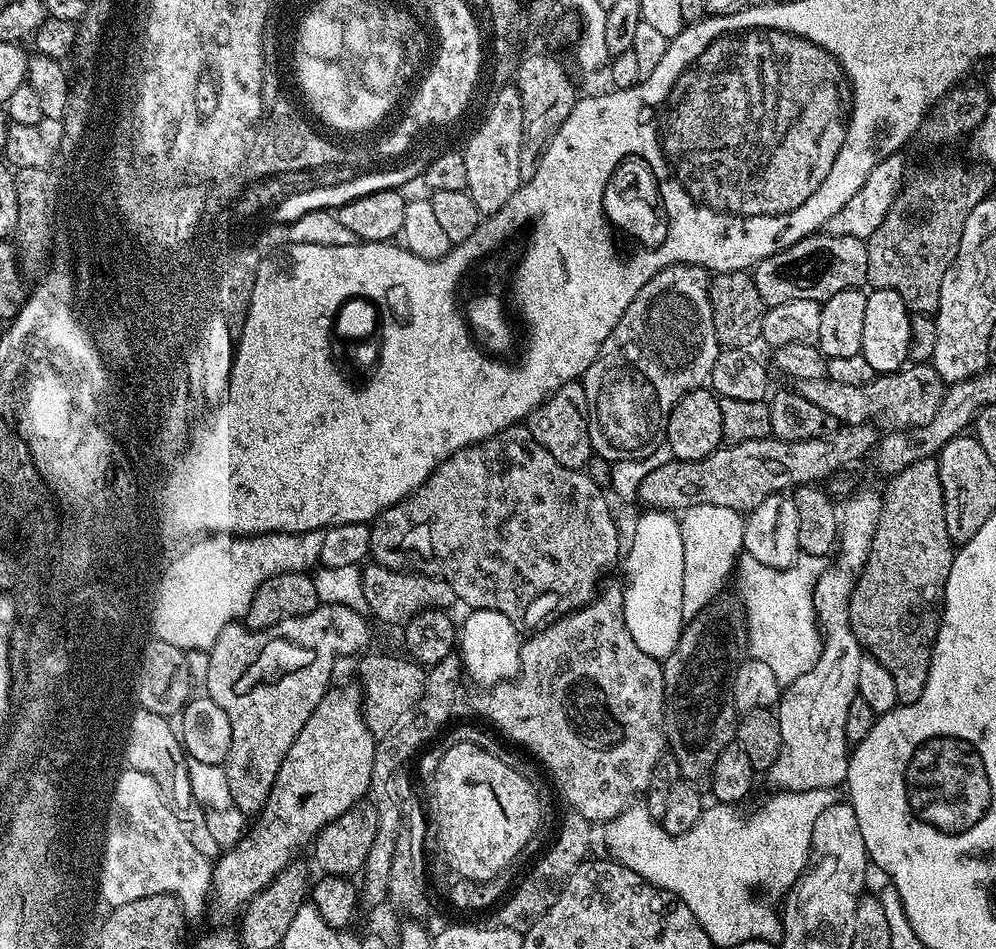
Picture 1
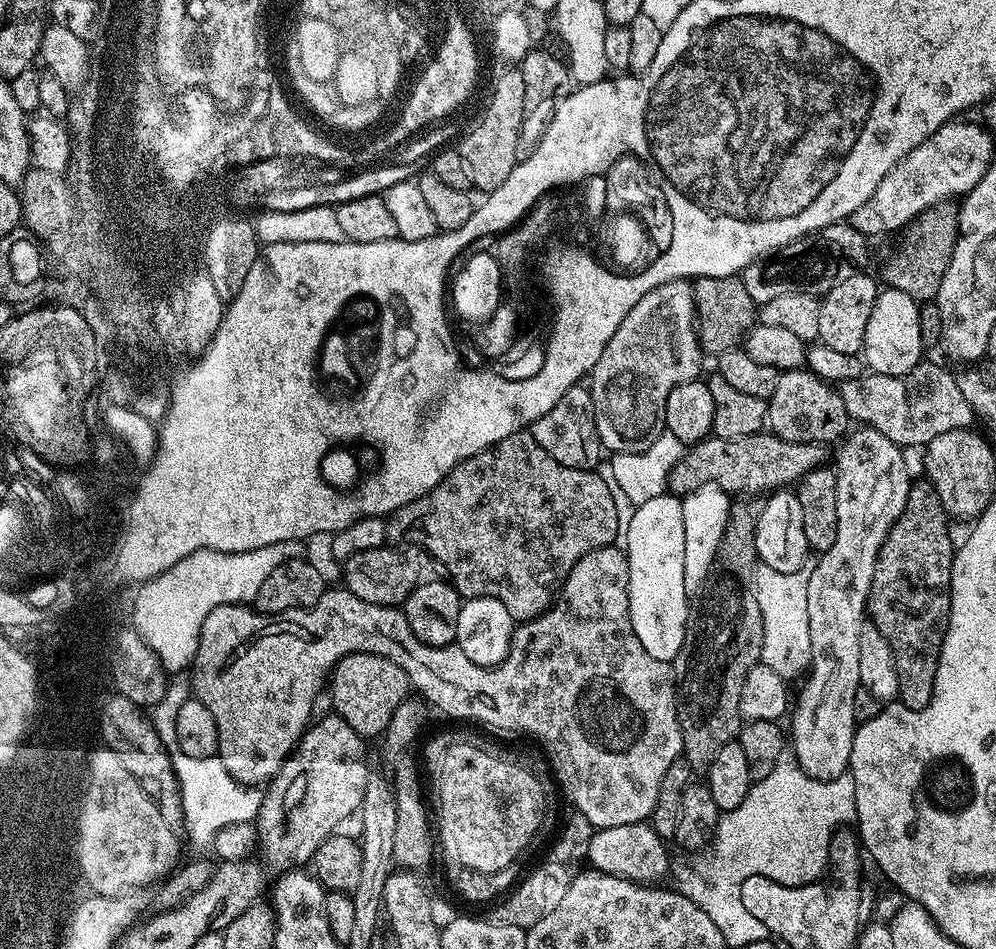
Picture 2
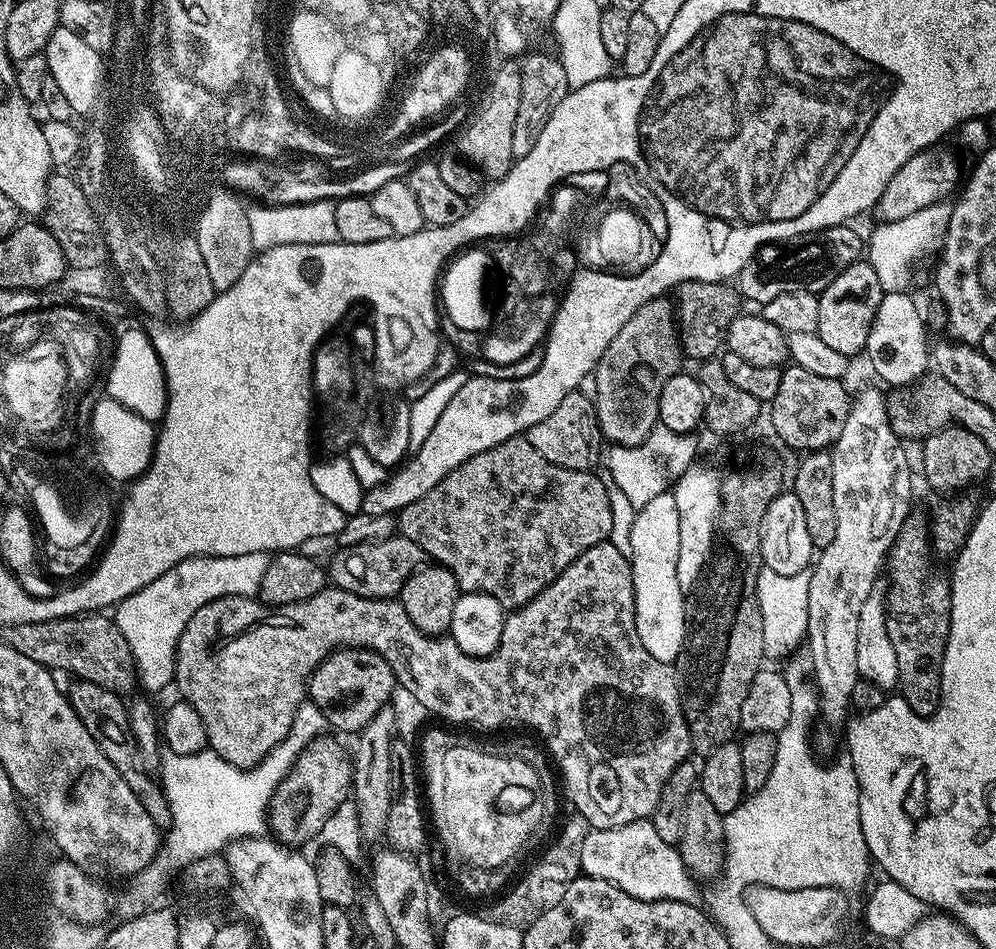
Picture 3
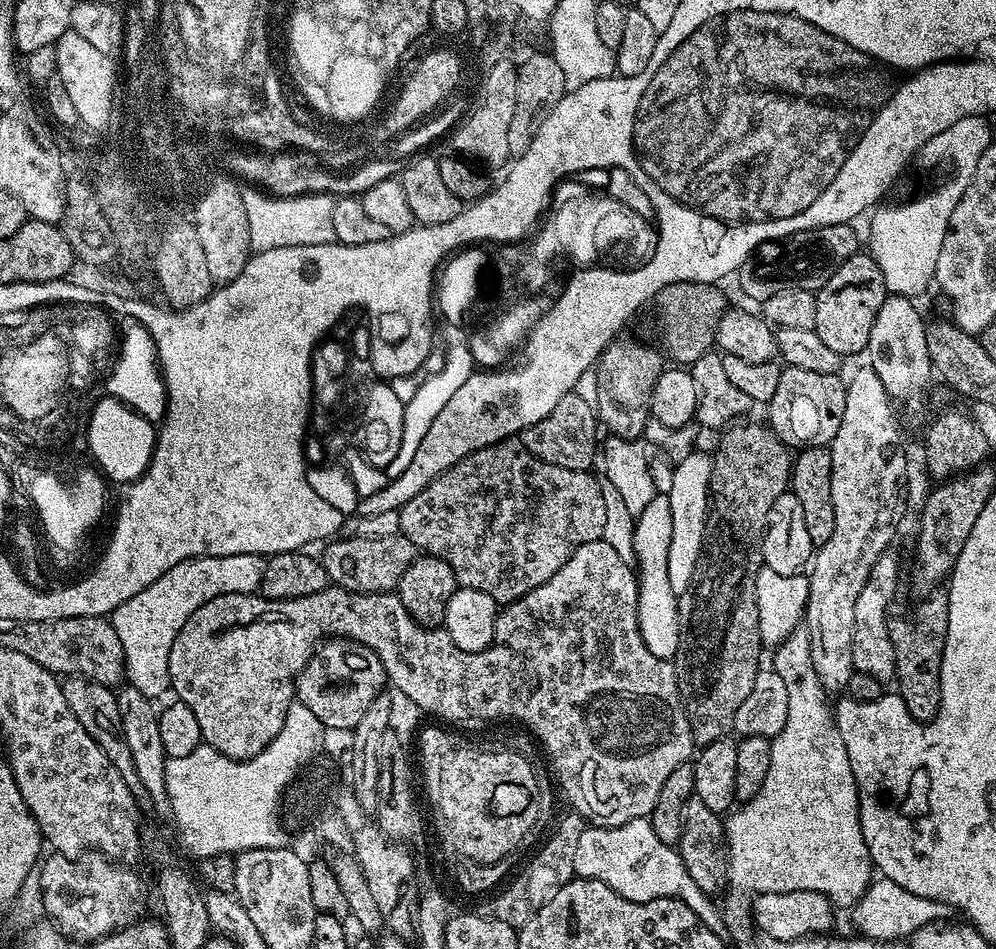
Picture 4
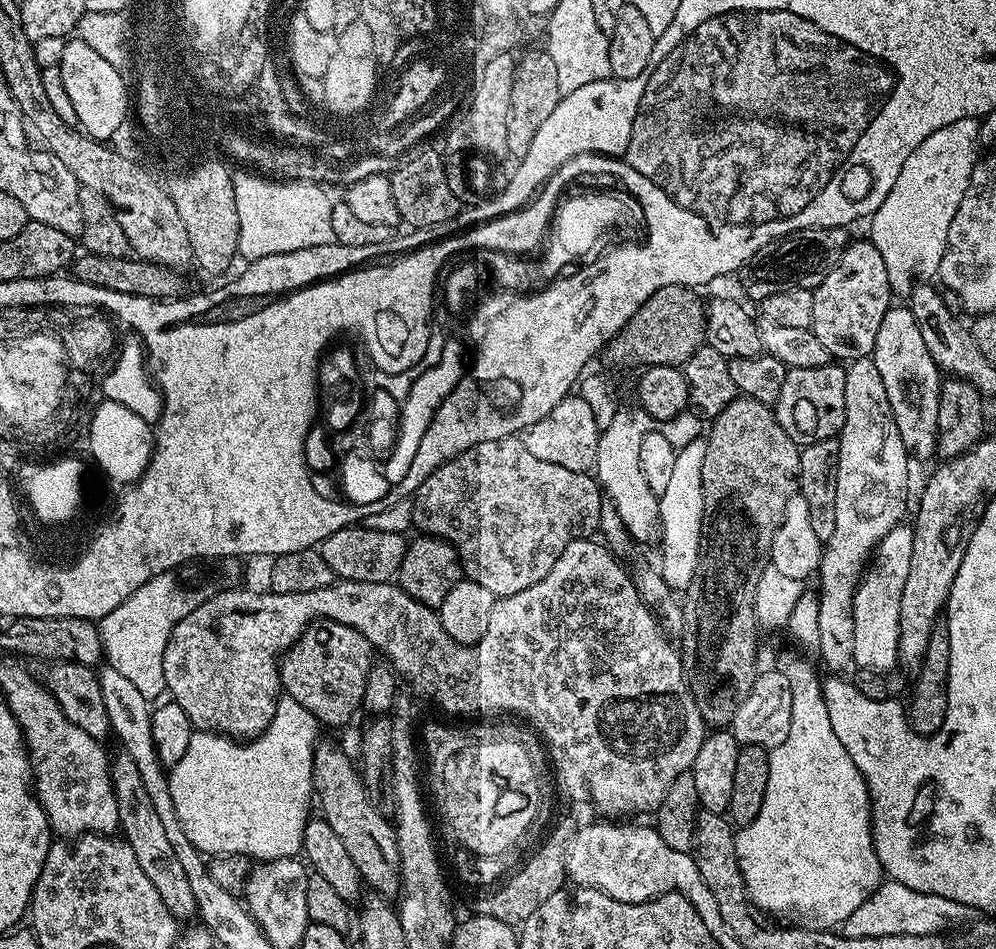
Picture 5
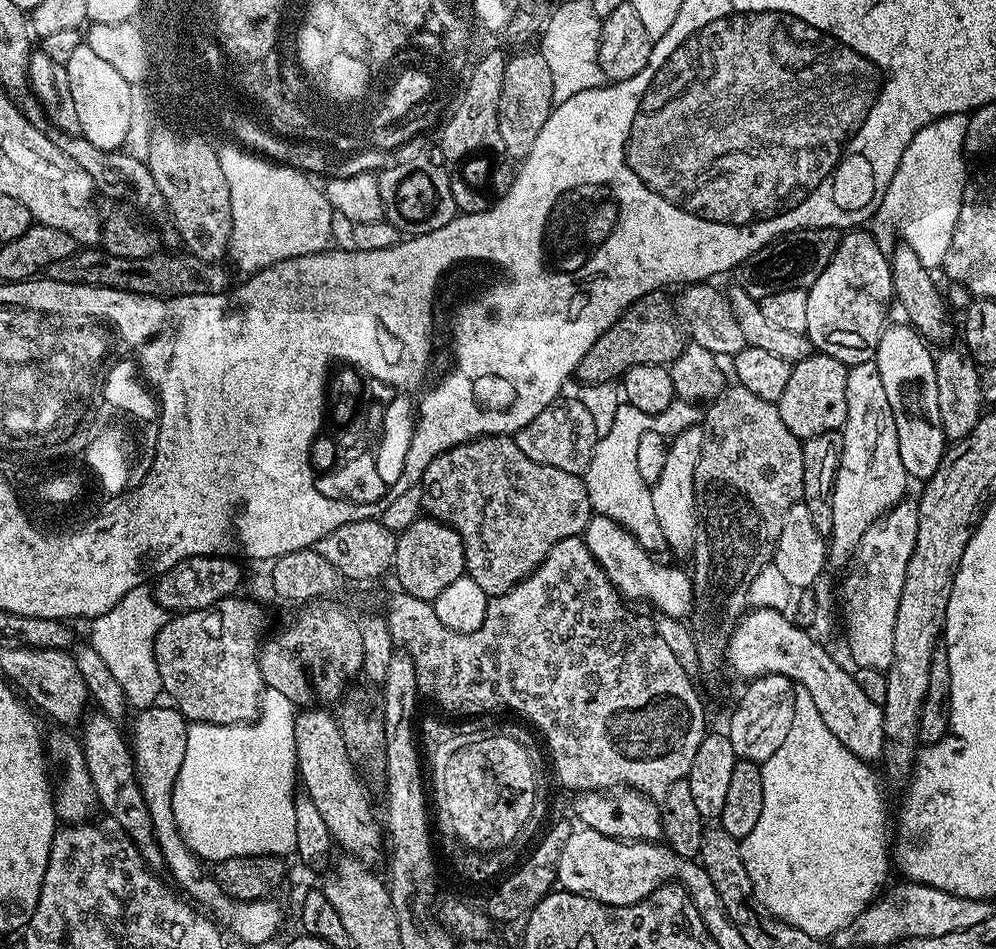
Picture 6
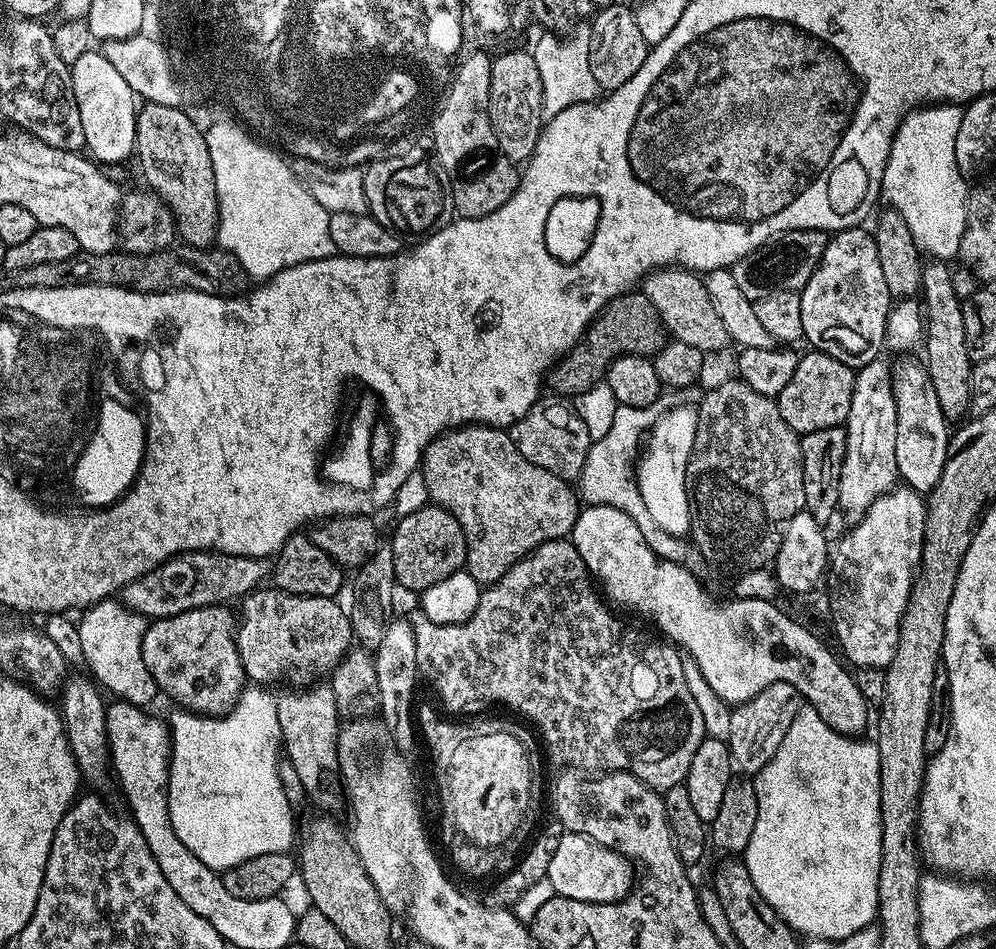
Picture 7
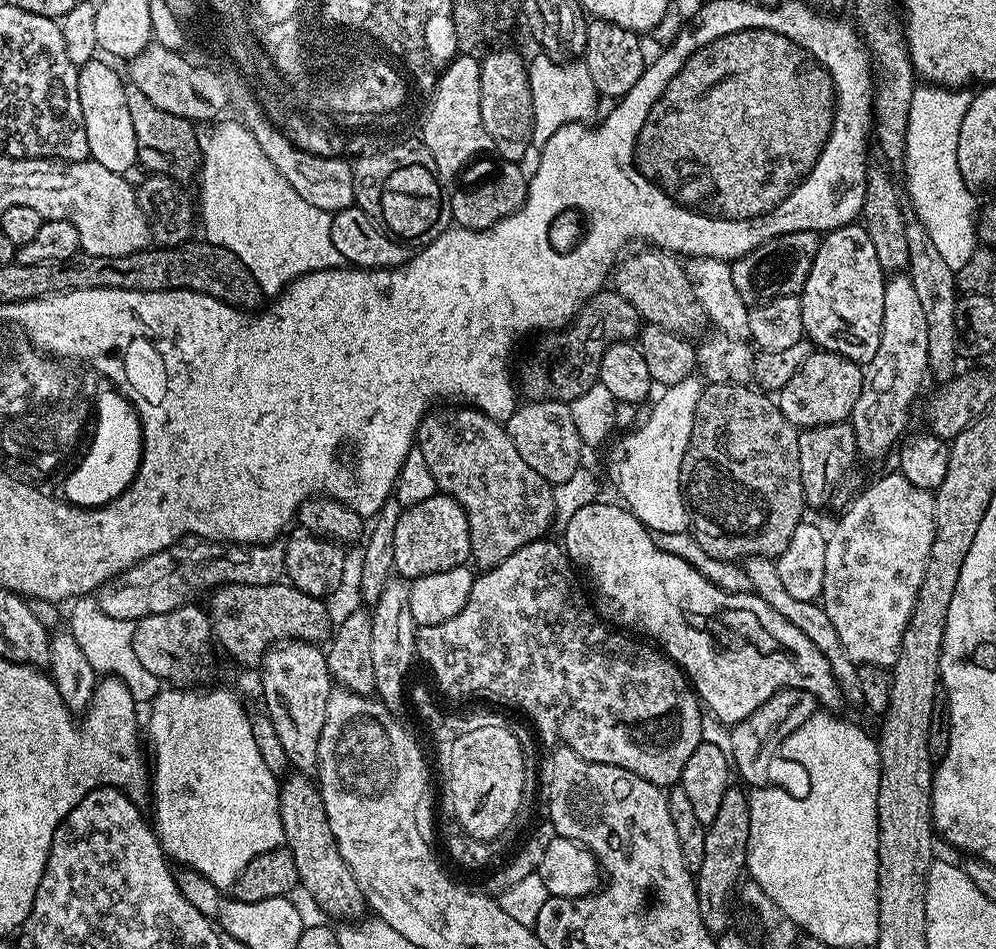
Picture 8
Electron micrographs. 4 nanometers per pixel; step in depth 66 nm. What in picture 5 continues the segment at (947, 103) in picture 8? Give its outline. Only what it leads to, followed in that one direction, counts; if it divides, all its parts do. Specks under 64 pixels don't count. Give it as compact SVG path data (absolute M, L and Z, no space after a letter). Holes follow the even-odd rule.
M962 118L962 122L950 122L942 130L934 130L902 162L894 187L886 194L886 202L870 217L872 245L886 262L886 274L893 293L911 293L912 276L932 278L940 271L942 254L946 250L946 238L950 234L950 222L958 214L958 206L966 194L970 174L978 159L980 122L977 118Z

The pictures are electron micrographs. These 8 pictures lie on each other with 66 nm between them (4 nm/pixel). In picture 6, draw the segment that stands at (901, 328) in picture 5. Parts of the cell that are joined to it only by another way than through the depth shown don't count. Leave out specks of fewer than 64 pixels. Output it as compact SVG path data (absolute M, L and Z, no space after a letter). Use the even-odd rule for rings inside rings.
M889 323L878 342L874 363L878 374L882 374L882 387L886 389L894 414L902 466L906 466L909 477L916 479L917 476L920 482L926 482L946 451L942 417L938 414L938 378L934 378L936 356L933 349L911 324Z

